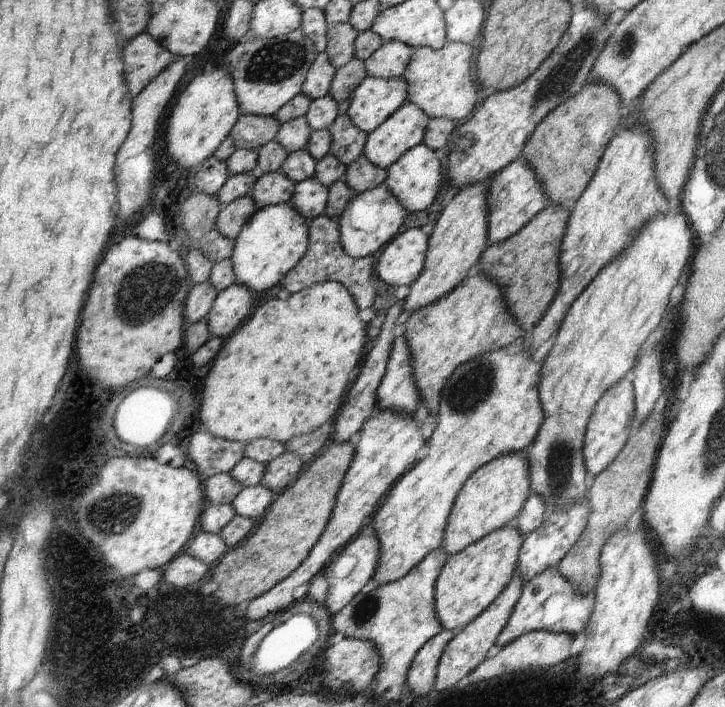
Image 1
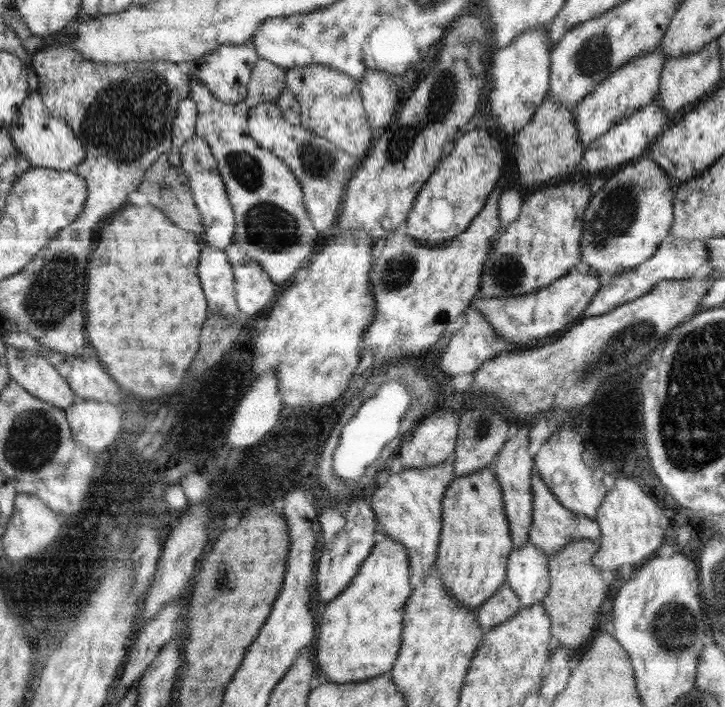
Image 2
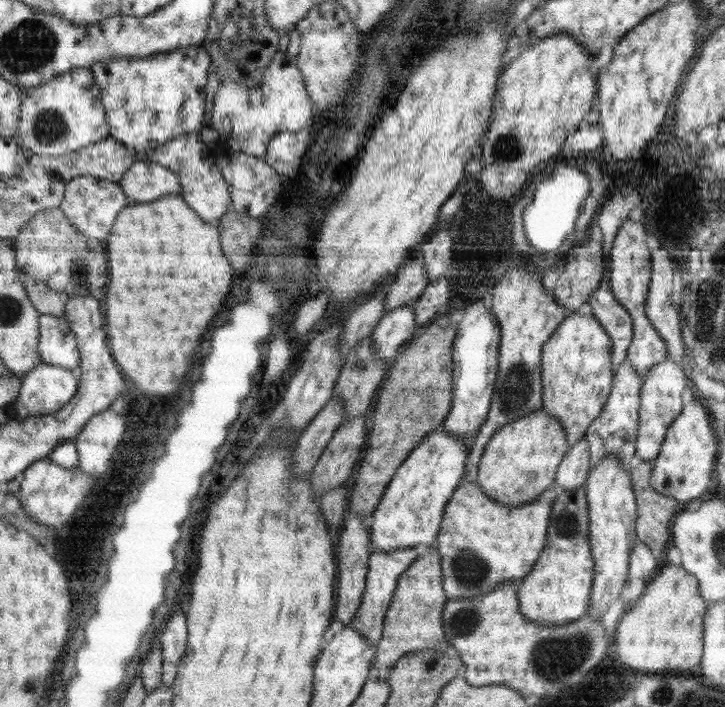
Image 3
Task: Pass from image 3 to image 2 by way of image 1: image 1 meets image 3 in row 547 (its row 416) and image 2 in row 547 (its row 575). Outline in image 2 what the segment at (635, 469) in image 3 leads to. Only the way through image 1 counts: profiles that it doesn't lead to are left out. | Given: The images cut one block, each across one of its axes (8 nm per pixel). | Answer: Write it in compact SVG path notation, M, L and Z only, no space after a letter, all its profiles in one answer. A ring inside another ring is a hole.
M570 541L556 554L552 554L548 561L550 587L541 604L551 621L551 635L570 649L577 650L582 642L592 636L600 606L608 594L609 585L604 583L601 570L592 563L598 549L598 541Z

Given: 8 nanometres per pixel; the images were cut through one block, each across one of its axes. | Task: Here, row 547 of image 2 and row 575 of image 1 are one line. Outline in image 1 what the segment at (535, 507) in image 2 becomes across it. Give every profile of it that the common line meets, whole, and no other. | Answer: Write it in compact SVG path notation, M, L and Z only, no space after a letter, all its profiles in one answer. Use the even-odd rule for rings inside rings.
M557 568L545 570L525 583L516 606L512 610L510 618L504 630L501 630L496 638L496 646L504 648L510 642L514 642L524 634L534 631L548 631L558 634L580 634L587 625L594 606L594 591L588 594L580 594L574 590L574 586L558 572Z

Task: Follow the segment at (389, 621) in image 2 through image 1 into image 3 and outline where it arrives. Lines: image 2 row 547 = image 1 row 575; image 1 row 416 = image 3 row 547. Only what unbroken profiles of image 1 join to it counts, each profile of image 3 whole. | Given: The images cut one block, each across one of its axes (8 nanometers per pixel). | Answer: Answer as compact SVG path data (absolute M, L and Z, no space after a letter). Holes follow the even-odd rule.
M462 480L445 506L435 544L440 553L442 586L448 600L476 598L493 592L506 583L519 582L523 579L532 570L542 549L546 546L551 506L558 493L559 491L553 484L532 502L521 504L519 507L504 506L484 494L476 482Z

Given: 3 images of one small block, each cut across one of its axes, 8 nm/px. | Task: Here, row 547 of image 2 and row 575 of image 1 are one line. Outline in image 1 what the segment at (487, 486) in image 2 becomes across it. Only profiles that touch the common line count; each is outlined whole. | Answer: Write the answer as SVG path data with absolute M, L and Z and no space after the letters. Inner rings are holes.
M509 524L458 553L447 555L447 561L434 584L436 618L443 629L459 632L500 596L514 576L523 540L516 527Z

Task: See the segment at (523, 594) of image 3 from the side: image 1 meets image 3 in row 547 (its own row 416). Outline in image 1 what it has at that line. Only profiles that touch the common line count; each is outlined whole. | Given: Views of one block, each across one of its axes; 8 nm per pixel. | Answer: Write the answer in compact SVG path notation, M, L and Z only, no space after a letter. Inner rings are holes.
M680 209L652 216L638 230L630 246L596 274L596 278L580 293L564 317L539 372L538 398L544 412L544 422L536 438L522 452L528 460L530 492L542 498L549 512L564 510L587 498L583 448L585 430L594 406L610 386L630 376L644 342L661 324L664 311L668 310L670 292L678 284L684 266L690 263L696 244L693 229Z

